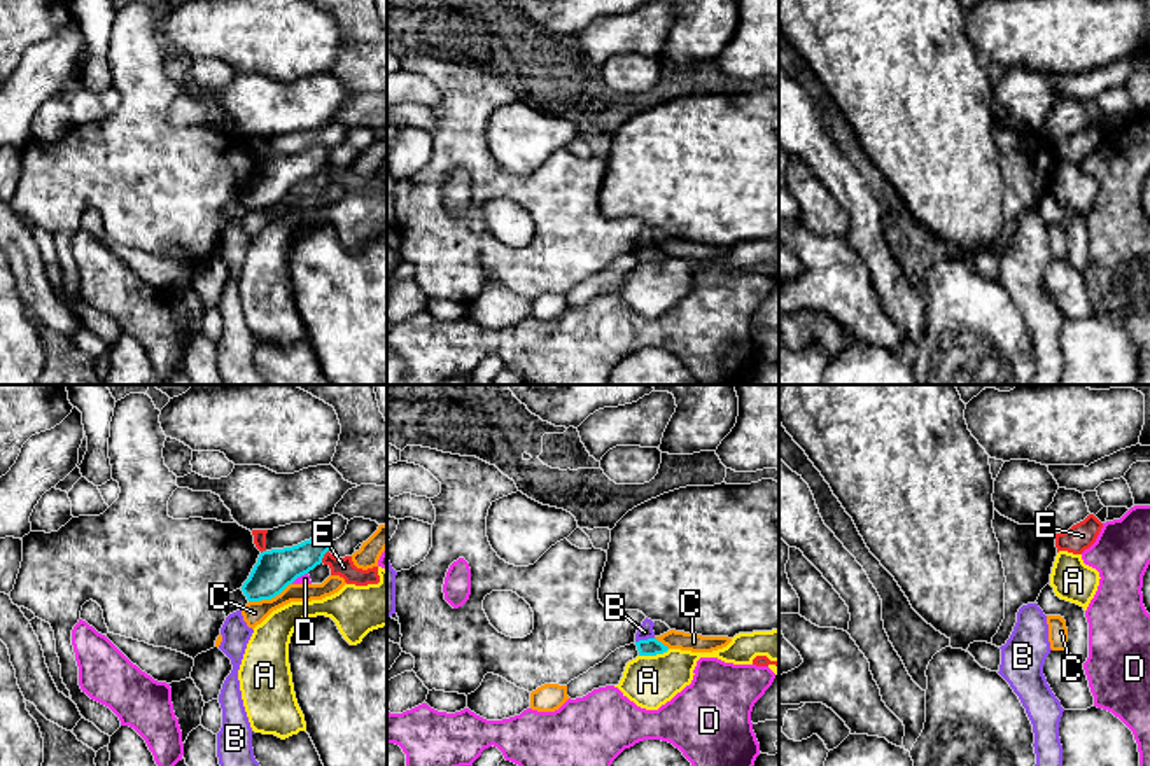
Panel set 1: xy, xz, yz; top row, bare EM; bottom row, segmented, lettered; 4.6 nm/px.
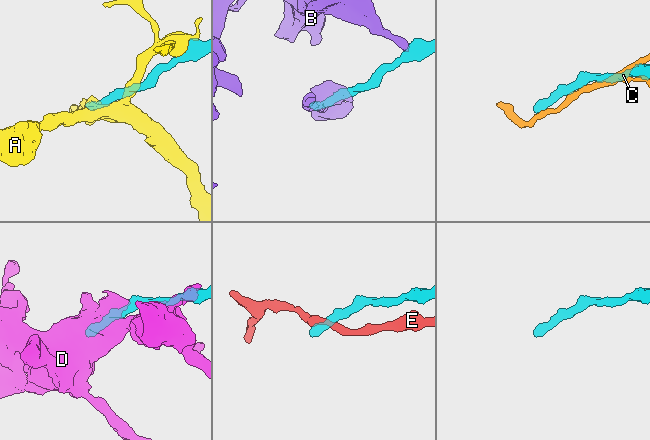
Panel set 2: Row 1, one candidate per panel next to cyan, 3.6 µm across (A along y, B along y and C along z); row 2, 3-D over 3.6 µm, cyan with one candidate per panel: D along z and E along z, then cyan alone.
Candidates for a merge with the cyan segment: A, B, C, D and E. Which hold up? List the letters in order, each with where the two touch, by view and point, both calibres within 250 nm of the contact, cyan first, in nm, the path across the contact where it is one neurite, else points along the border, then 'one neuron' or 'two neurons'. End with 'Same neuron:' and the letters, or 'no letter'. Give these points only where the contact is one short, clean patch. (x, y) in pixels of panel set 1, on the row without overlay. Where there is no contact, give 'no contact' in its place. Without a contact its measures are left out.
A: xz (653, 263) | 80/240 nm | two neurons
B: xz (645, 249) | 80/70 nm | along xz (653, 245), (636, 250) | two neurons
C: xy (270, 207) | 180/110 nm | two neurons
D: xy (298, 184) | 180/50 nm | two neurons
E: xy (322, 165) | 180/90 nm | along xy (328, 158), (321, 170) | two neurons
Same neuron: no letter

